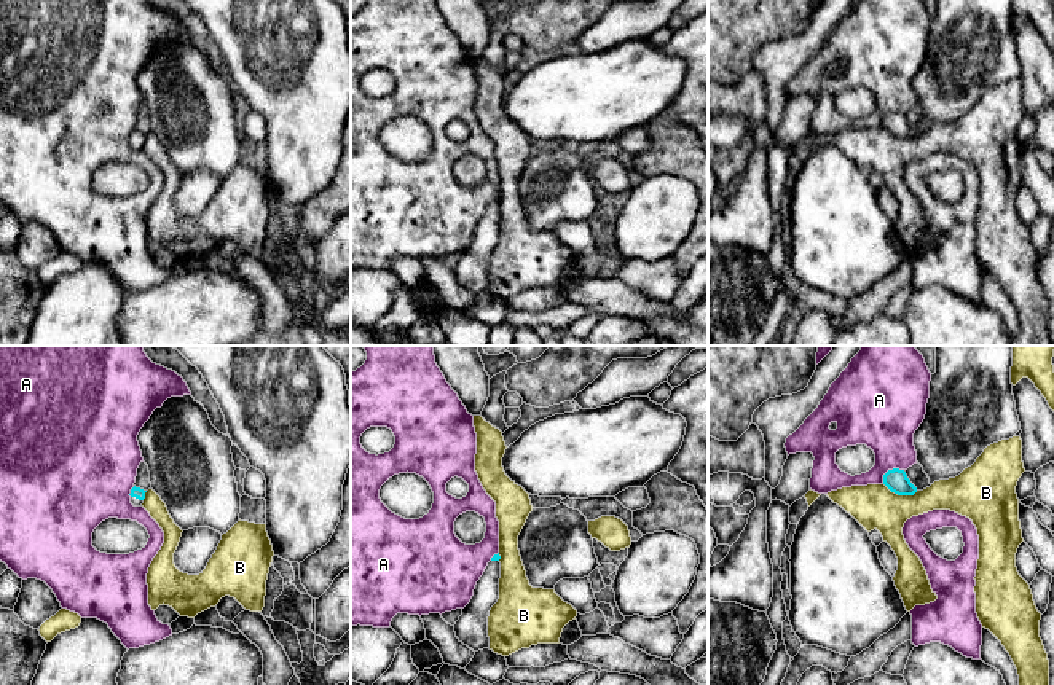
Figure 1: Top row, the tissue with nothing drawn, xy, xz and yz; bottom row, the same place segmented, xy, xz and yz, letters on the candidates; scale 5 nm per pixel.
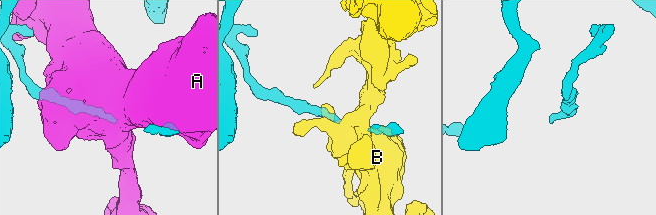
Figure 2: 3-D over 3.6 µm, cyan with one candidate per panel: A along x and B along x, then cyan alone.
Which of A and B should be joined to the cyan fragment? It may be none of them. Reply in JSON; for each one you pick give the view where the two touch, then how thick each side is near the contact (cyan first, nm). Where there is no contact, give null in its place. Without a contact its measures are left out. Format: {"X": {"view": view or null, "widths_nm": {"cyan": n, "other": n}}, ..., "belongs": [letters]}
{"belongs": []}

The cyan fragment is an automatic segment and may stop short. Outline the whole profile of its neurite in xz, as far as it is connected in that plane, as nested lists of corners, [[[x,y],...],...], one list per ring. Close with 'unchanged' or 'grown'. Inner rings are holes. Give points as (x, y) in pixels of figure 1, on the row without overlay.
[[[501,199],[491,201],[483,218],[475,228],[470,245],[462,252],[462,258],[454,268],[459,285],[474,295],[490,292],[488,260],[491,250],[499,242]]]; grown

